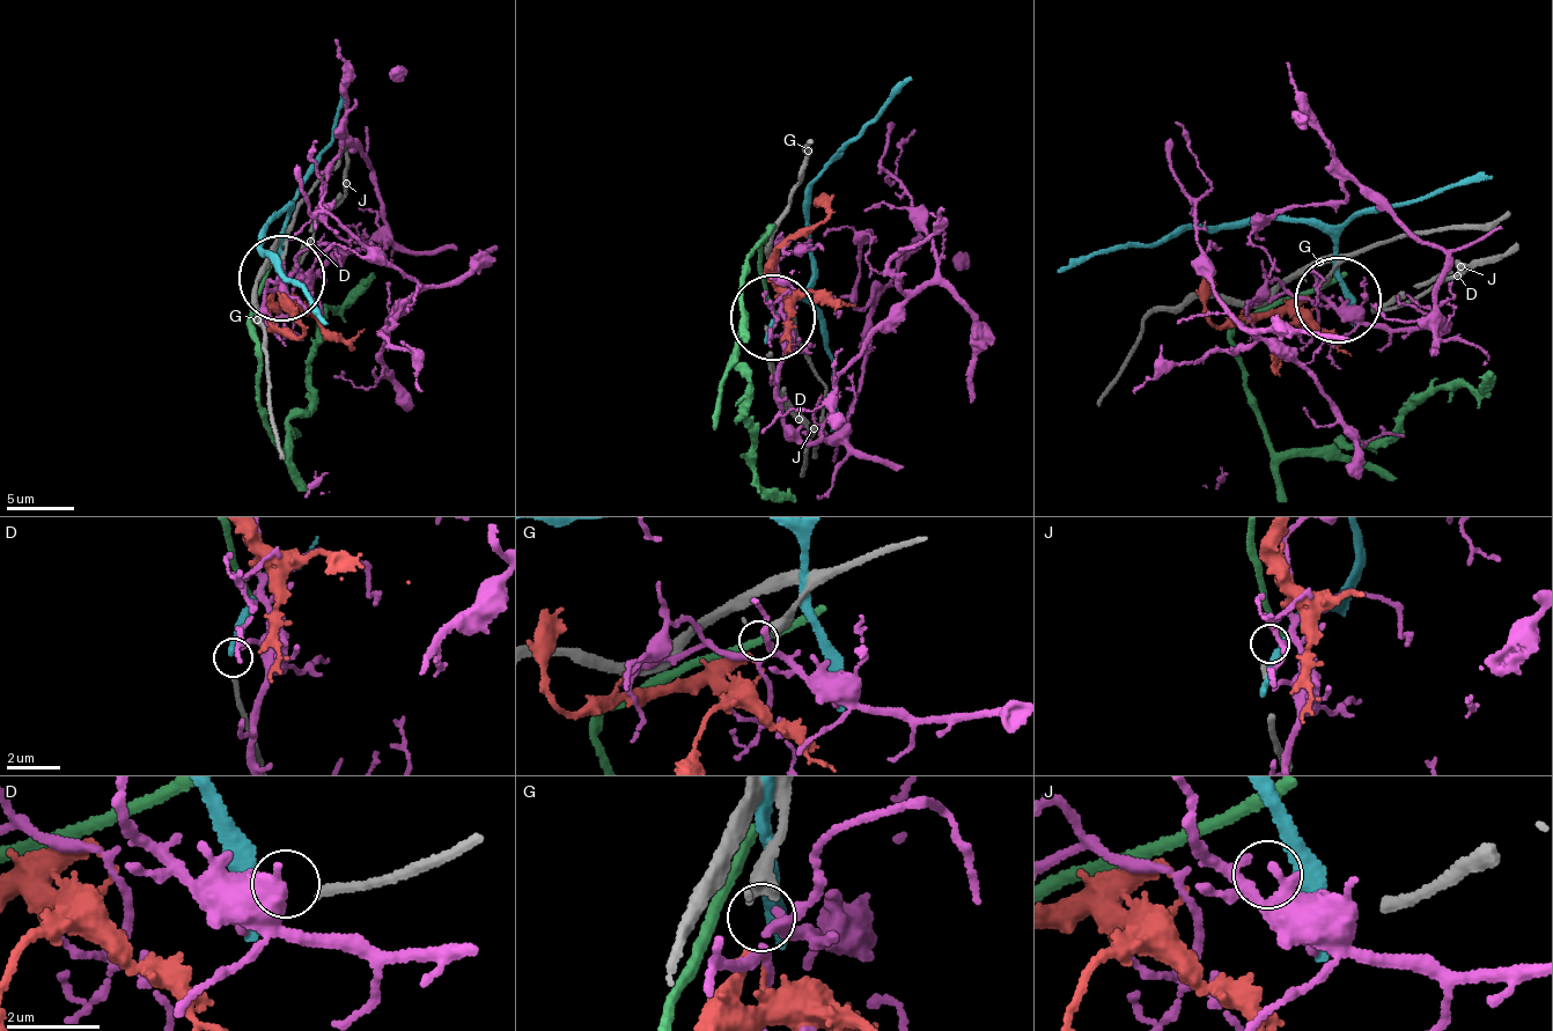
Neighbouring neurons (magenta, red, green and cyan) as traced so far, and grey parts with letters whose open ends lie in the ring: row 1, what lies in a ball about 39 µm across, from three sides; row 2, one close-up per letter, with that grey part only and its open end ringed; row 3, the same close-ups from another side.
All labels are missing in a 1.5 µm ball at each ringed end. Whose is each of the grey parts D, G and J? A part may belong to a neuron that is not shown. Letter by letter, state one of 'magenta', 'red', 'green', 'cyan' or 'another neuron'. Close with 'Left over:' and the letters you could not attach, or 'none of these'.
D: another neuron
G: red
J: another neuron
Left over: D, J

